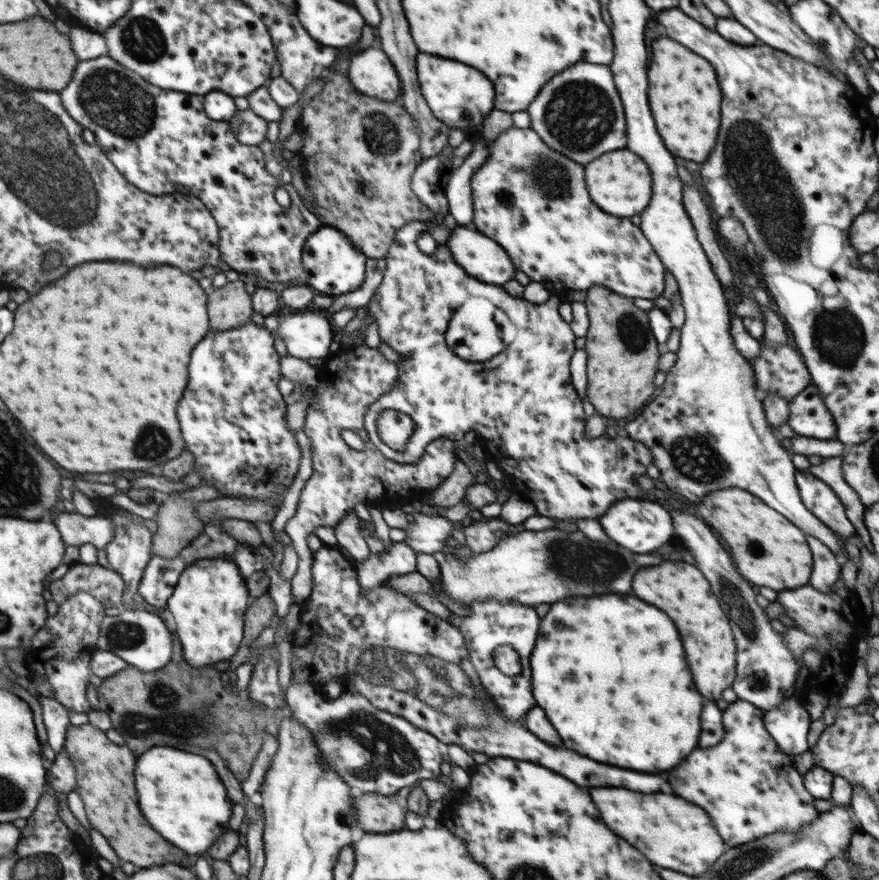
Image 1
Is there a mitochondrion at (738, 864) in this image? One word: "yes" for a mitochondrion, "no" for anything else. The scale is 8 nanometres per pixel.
yes

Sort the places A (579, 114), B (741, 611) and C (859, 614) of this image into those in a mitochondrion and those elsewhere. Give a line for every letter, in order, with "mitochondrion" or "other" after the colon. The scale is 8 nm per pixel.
A: mitochondrion
B: mitochondrion
C: other

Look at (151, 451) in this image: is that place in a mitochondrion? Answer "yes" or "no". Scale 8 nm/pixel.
yes

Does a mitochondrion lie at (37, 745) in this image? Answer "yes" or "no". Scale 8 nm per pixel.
no

